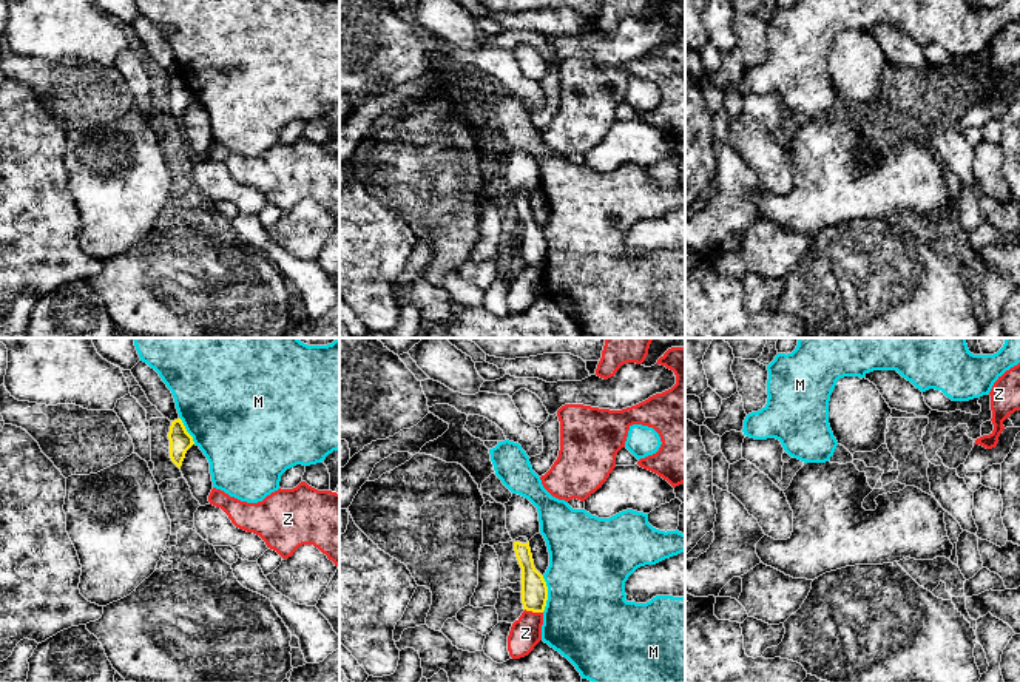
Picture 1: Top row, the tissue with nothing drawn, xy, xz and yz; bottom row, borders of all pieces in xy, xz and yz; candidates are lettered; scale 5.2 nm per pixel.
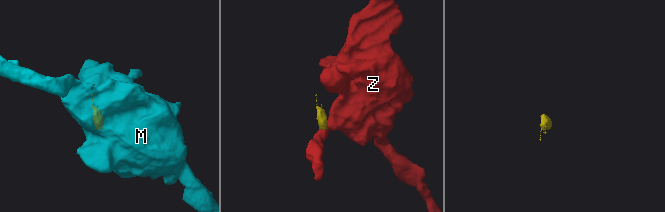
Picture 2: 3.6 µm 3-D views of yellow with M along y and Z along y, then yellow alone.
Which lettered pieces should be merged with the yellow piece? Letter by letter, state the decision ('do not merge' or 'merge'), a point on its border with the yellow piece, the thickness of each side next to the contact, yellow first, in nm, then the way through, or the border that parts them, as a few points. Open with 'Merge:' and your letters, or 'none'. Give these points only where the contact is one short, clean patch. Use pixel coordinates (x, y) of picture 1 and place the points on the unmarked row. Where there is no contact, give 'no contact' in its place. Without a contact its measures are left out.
Merge: none
M: do not merge; contact xz (547, 249); calibres 140 and 460 nm; border xz (542, 230), (547, 239), (547, 259), (543, 266)
Z: do not merge; contact xz (534, 266); calibres 140 and 160 nm; border xz (525, 263), (542, 267)

